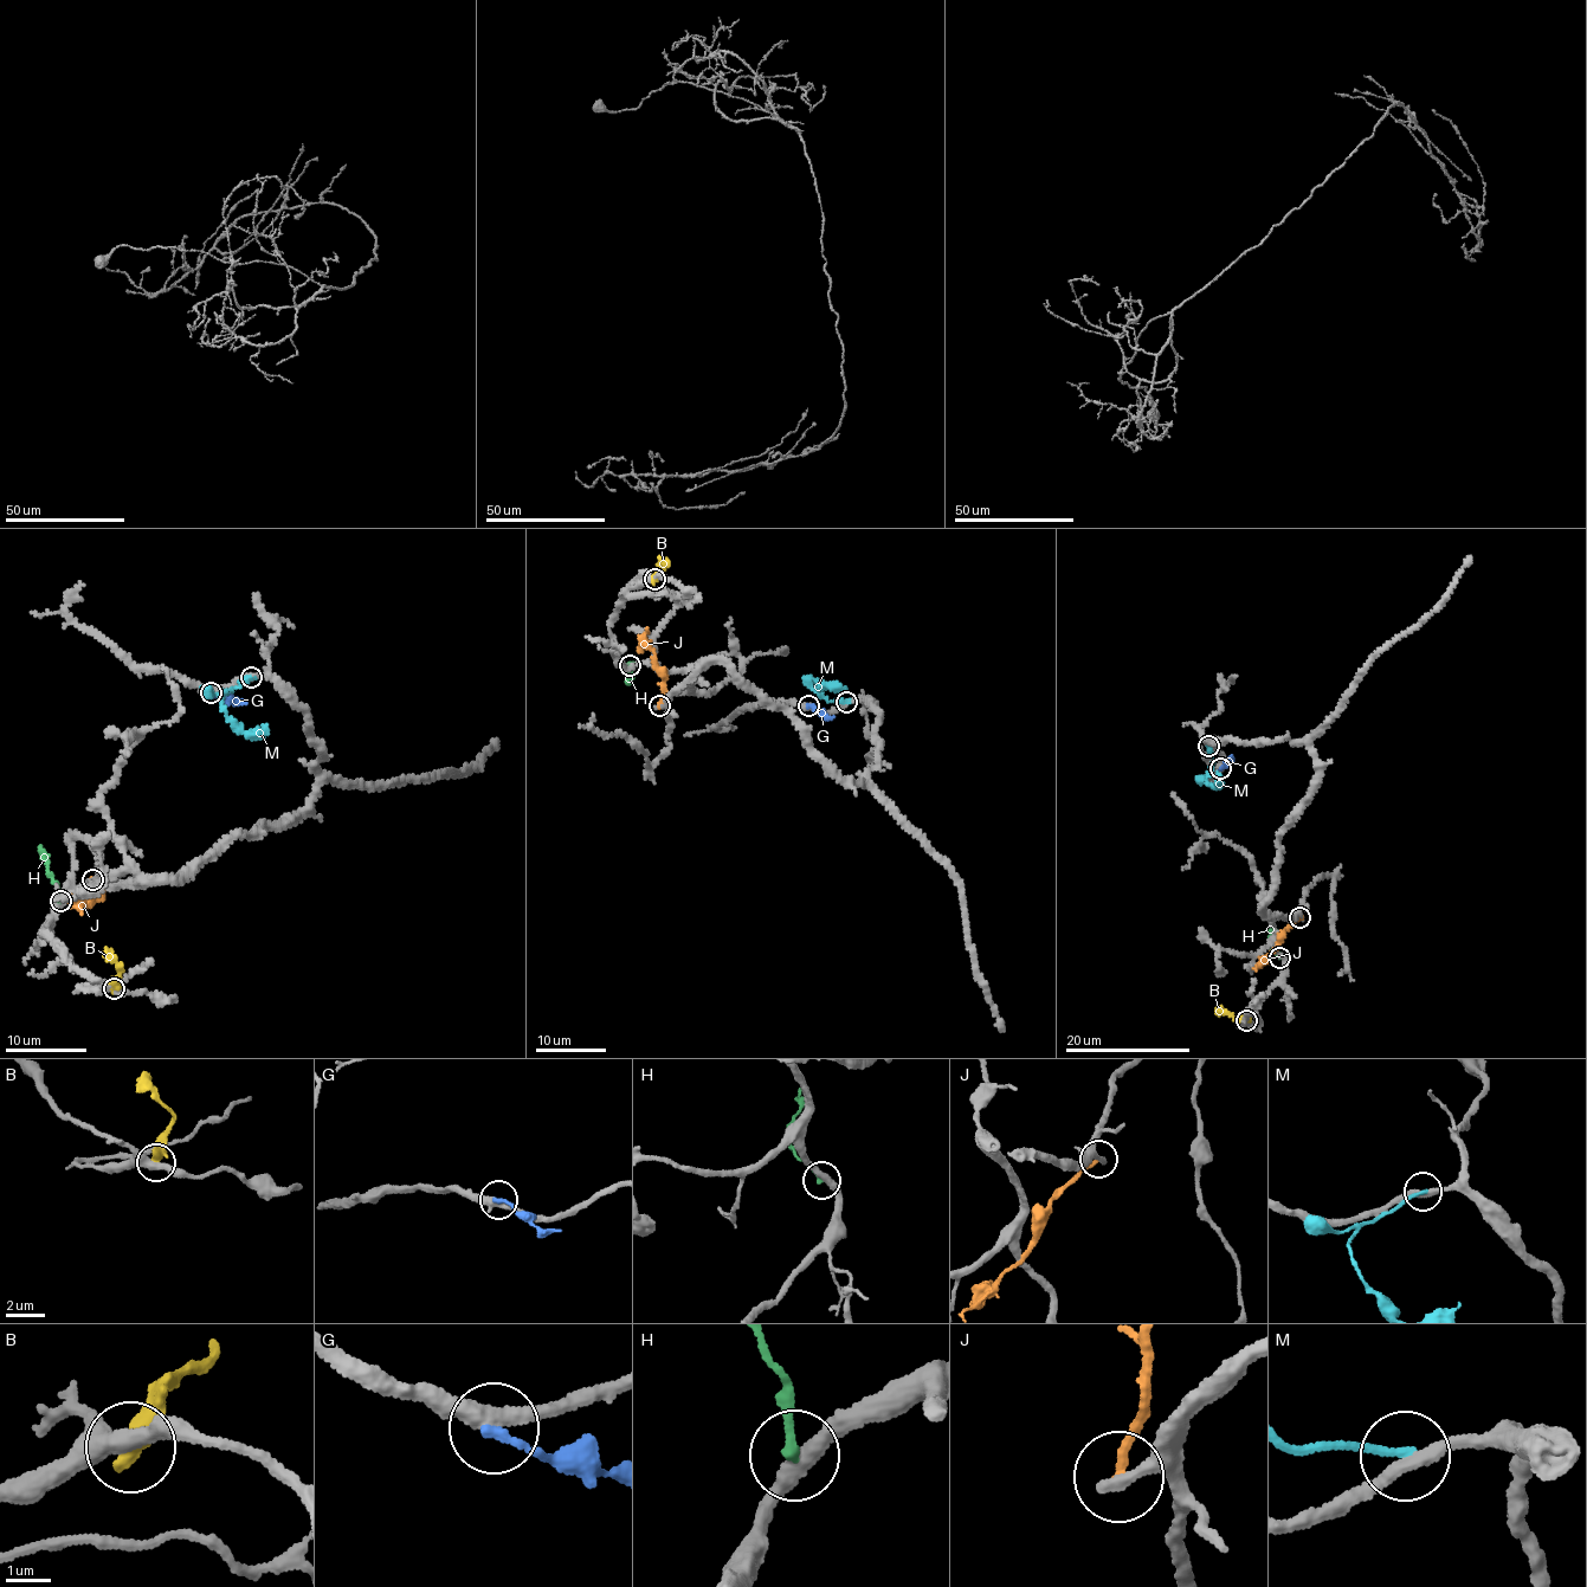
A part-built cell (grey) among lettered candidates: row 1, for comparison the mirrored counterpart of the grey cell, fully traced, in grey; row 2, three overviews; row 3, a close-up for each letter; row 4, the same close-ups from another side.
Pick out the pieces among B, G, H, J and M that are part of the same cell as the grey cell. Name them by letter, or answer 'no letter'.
no letter

